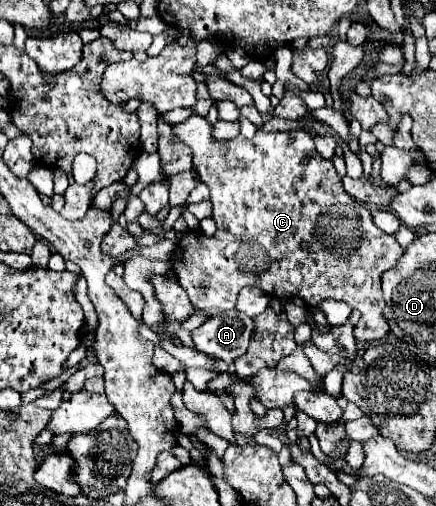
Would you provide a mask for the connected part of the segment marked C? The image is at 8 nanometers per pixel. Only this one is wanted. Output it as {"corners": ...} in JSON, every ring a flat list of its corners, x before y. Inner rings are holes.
{"corners":[[191,115,183,123,173,125,175,137,193,151,193,169,211,189,213,221,217,223,217,231,211,237,201,231,187,231,173,253,177,279,195,309,205,309,213,315,235,309,241,287,257,287,277,299,301,297,309,307,317,307,323,299,337,299,361,311,361,319,355,325,357,341,381,341,389,333,389,325,383,317,381,275,393,269,403,255,395,237,381,231,373,223,371,211,345,193,333,163,315,151,313,137,307,131,257,131,251,141,239,135,219,143,211,139,211,129,207,119,199,115]]}

